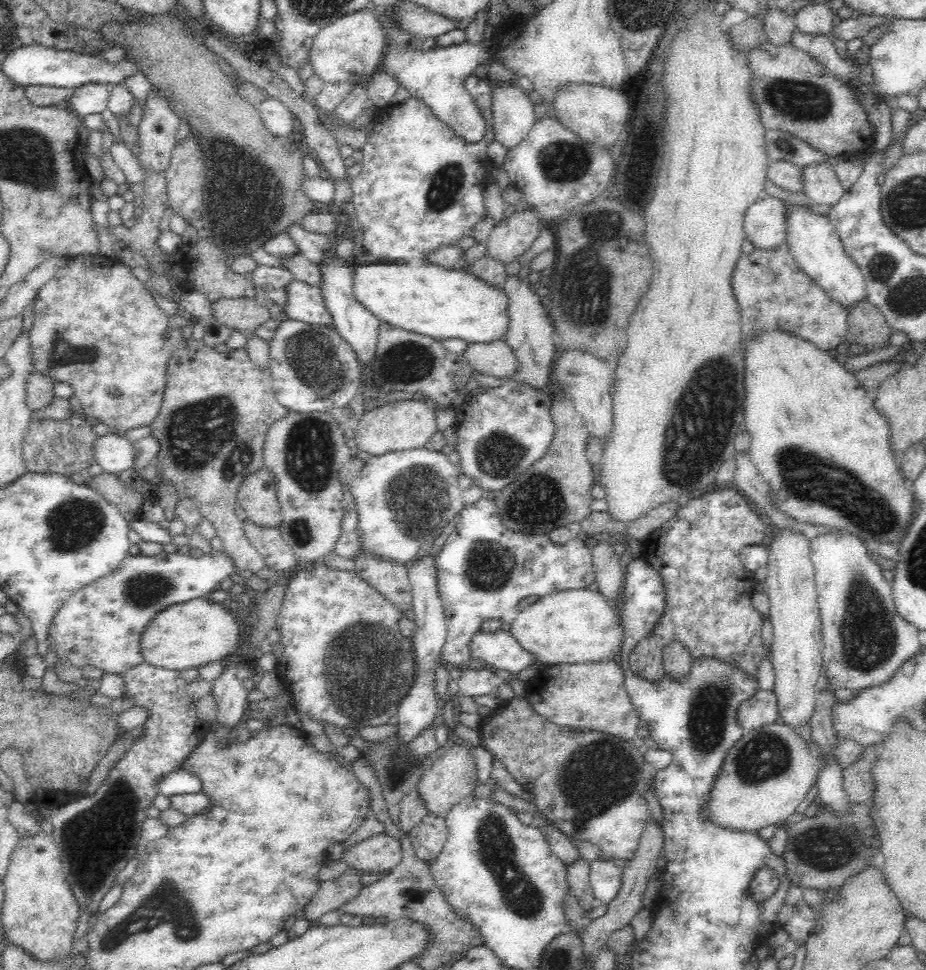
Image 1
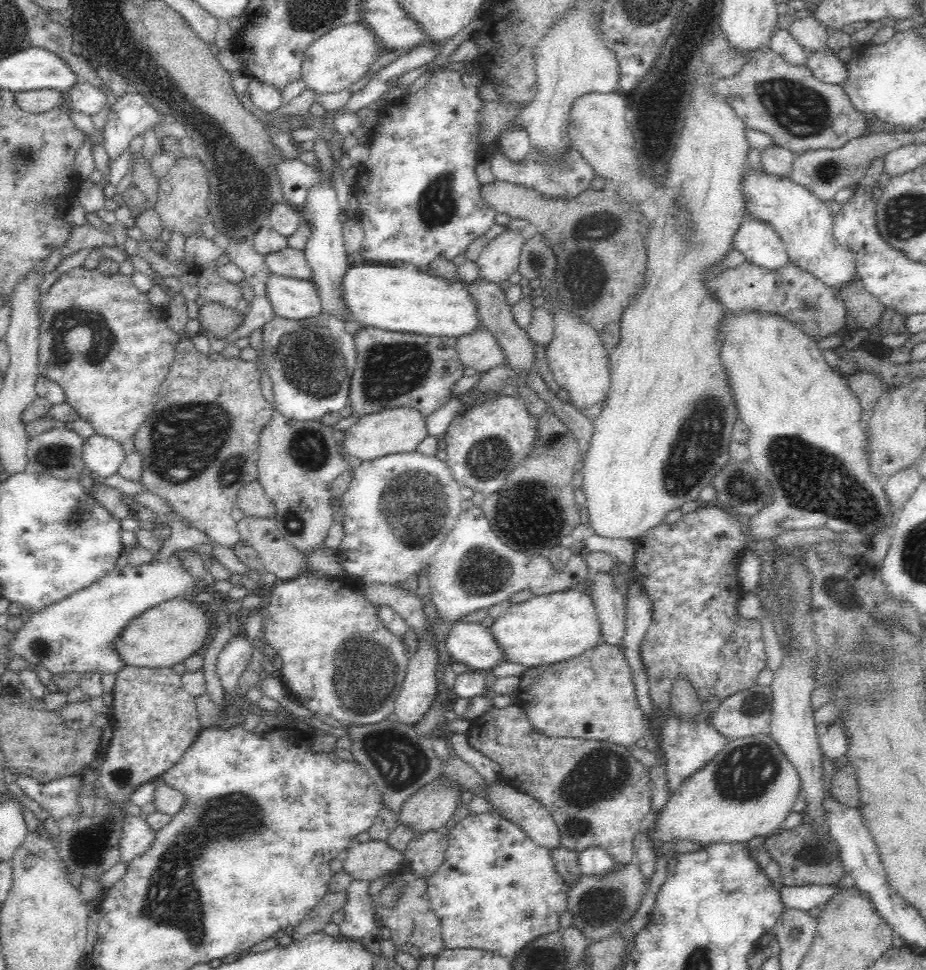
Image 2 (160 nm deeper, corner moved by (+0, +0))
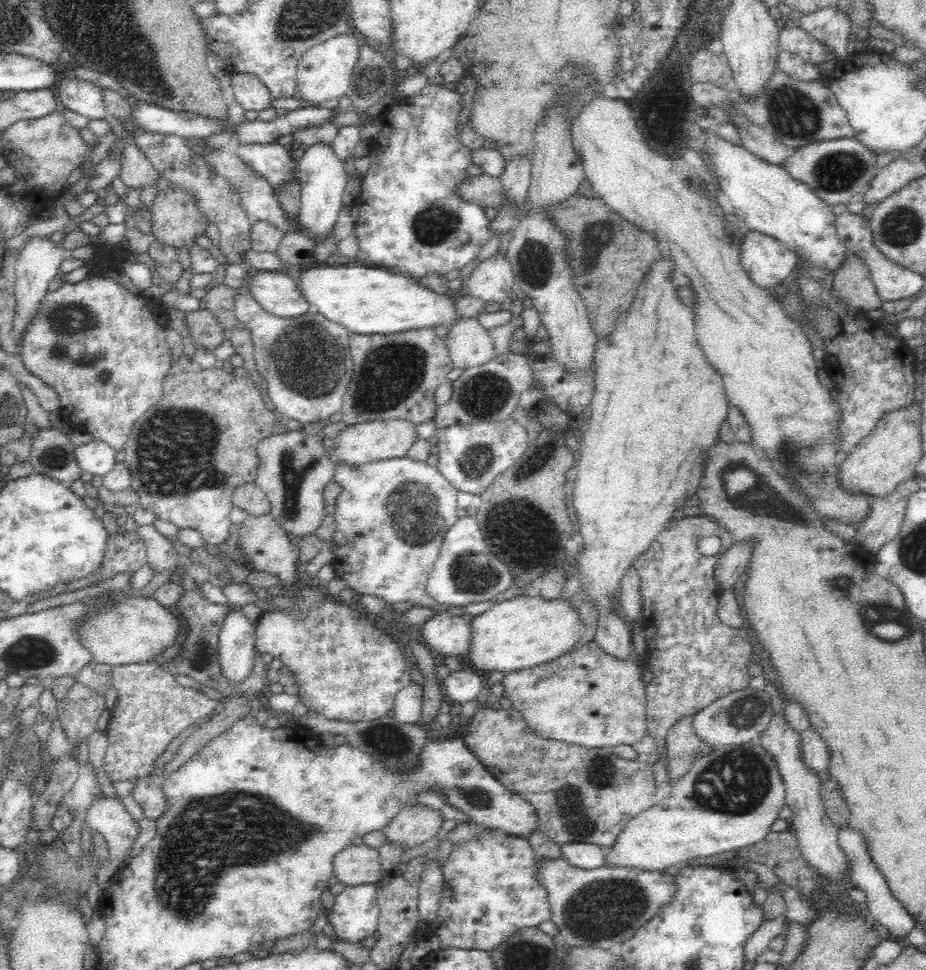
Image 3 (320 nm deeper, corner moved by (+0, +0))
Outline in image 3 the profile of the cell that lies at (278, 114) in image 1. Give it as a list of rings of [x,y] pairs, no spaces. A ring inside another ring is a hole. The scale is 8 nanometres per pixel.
[[[233,73],[230,76],[230,85],[233,100],[244,108],[244,111],[261,111],[267,108],[270,98],[268,89],[253,74]]]

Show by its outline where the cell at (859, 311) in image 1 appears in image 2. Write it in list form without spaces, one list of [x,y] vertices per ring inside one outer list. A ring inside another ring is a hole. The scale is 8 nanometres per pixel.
[[[854,276],[852,282],[844,284],[839,293],[847,312],[854,316],[858,324],[861,324],[859,329],[872,328],[872,325],[879,323],[885,306],[865,289],[864,283],[858,276]]]

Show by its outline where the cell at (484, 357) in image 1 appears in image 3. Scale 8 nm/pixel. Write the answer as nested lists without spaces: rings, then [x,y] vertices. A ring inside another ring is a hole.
[[[459,317],[444,338],[454,368],[466,370],[488,362],[496,355],[490,333],[473,317]]]

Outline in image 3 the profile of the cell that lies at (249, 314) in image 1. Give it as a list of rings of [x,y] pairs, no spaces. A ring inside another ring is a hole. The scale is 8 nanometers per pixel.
[[[208,309],[188,311],[184,316],[185,328],[196,348],[202,348],[210,352],[218,347],[225,339],[220,323]]]

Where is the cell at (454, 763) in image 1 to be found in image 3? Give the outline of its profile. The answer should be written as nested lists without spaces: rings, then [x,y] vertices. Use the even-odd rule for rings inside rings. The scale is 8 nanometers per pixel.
[[[415,803],[403,806],[400,812],[383,828],[386,843],[402,846],[402,849],[418,846],[443,831],[440,811]]]

